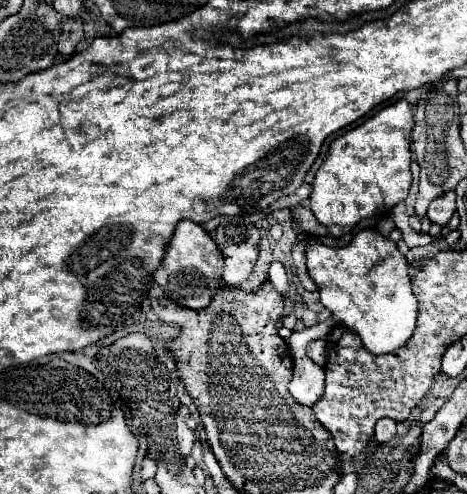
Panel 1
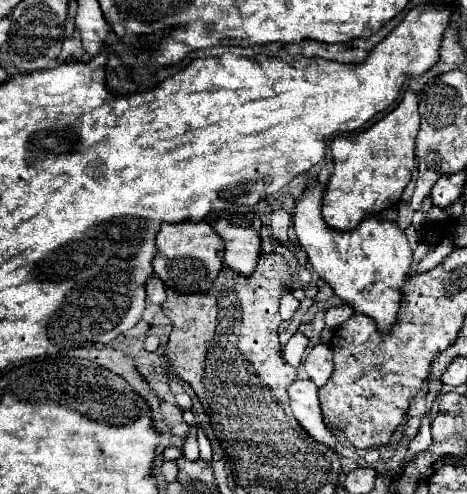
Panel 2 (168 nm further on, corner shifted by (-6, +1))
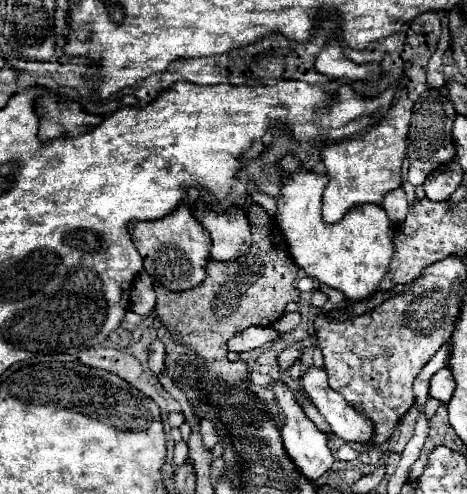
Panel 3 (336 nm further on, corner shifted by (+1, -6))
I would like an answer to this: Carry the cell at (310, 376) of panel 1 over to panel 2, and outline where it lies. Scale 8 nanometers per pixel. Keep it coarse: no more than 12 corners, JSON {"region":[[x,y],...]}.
{"region":[[311,379],[289,385],[293,415],[315,441],[343,457],[363,460],[327,431],[319,409],[319,387]]}

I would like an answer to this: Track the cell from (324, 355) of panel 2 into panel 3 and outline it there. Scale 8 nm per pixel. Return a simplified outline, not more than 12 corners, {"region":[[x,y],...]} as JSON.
{"region":[[312,366],[302,386],[338,438],[372,442],[372,420],[356,412]]}

